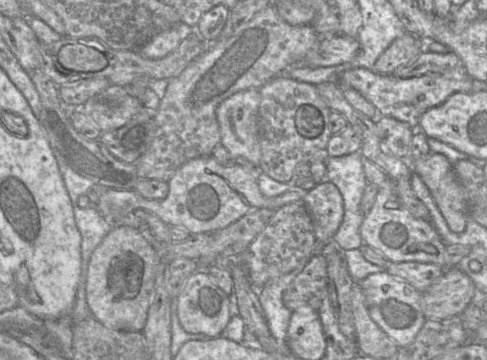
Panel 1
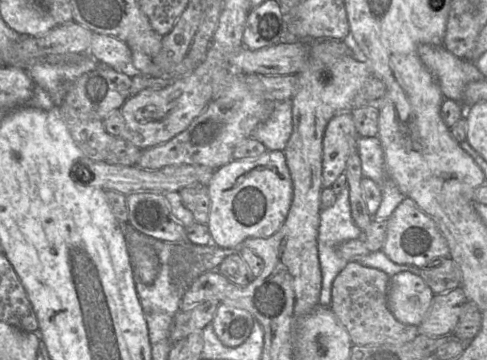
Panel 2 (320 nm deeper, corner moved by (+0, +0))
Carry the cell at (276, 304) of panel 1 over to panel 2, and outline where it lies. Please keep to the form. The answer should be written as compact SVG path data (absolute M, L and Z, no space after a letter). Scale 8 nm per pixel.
M348 186L336 194L335 203L320 211L317 237L318 257L322 274L322 286L318 306L329 306L333 280L346 266L336 250L337 245L347 240L362 238L363 231L351 216Z

